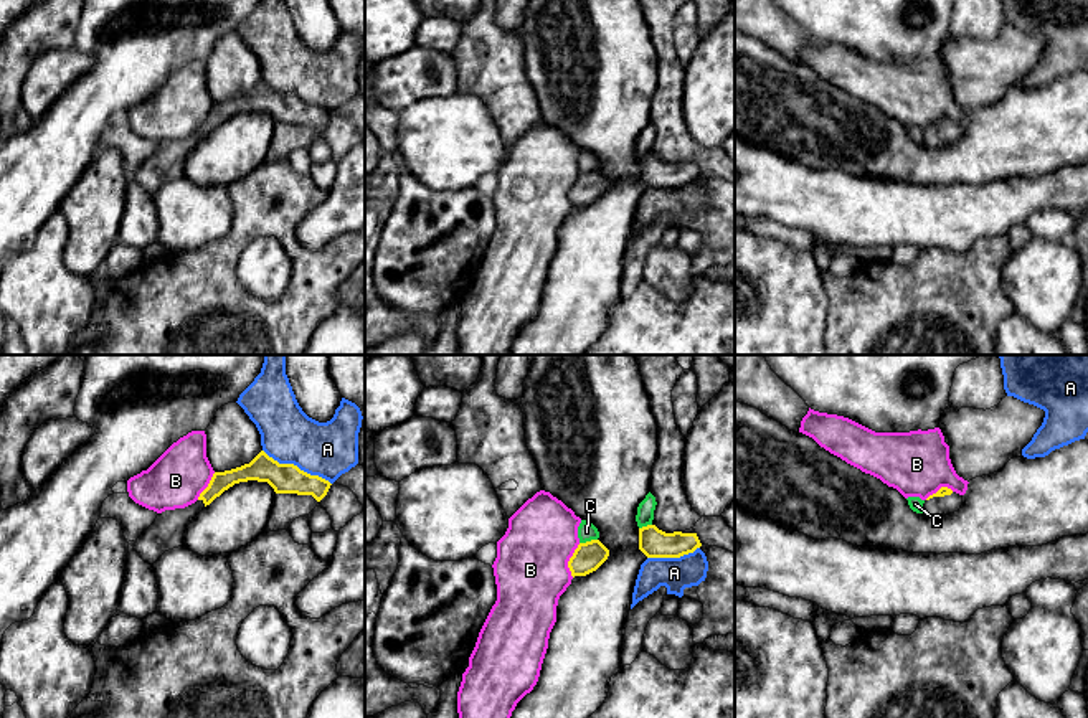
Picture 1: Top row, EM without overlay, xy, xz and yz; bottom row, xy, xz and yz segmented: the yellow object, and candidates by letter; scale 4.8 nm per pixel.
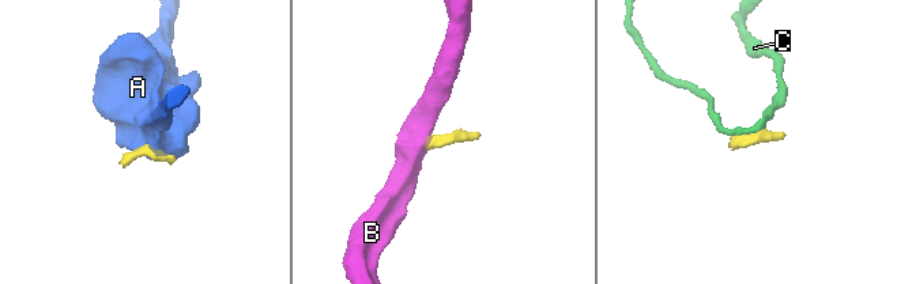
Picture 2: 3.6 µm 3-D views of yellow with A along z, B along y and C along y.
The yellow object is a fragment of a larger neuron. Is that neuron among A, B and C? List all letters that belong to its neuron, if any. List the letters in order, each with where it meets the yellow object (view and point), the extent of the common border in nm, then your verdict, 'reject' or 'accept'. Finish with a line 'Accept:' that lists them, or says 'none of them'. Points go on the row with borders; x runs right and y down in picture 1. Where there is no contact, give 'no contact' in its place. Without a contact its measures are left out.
A: contact xy (296, 466); length 380 nm; reject
B: contact xz (570, 560); length 170 nm; reject
C: contact xz (588, 542); length 90 nm; reject
Accept: none of them

